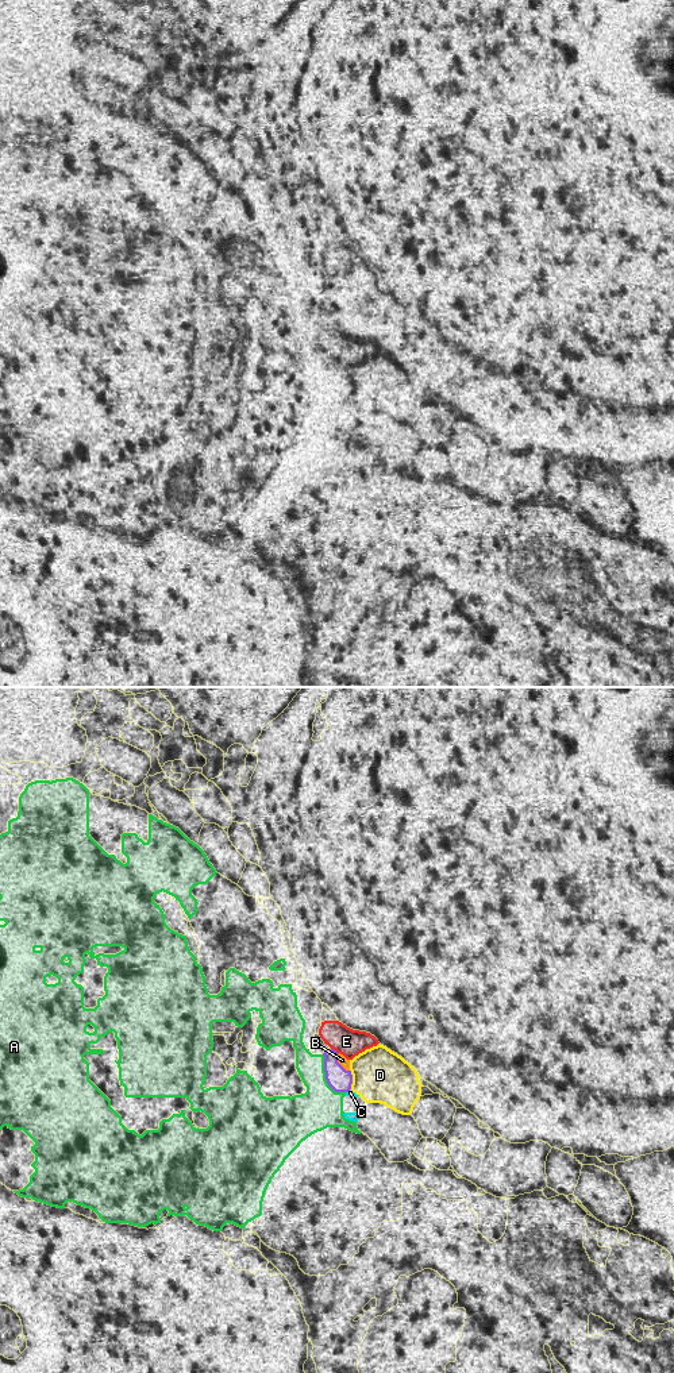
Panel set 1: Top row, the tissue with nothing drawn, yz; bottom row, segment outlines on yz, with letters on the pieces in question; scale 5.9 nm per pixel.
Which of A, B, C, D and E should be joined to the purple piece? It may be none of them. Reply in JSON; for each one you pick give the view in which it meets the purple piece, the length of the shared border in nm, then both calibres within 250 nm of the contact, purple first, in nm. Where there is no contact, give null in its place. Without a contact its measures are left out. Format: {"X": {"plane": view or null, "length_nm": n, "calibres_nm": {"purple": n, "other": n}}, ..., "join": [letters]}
{"B": {"plane": "yz", "length_nm": 130, "calibres_nm": {"purple": 140, "other": 60}}, "join": ["B"]}

